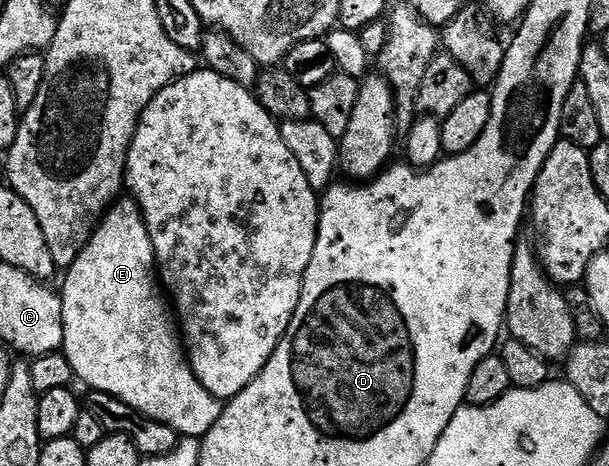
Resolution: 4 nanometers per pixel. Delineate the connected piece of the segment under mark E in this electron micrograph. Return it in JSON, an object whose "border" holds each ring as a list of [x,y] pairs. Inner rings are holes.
{"border":[[[124,196],[113,201],[100,219],[86,248],[82,248],[65,274],[68,275],[64,278],[64,290],[59,291],[64,321],[62,352],[70,360],[73,375],[79,381],[81,378],[88,388],[121,398],[130,404],[132,410],[174,428],[177,434],[185,438],[203,439],[210,428],[214,428],[222,402],[206,392],[206,388],[202,388],[194,376],[188,364],[177,319],[170,313],[165,295],[159,289],[152,290],[152,285],[158,282],[156,253],[144,223],[144,214],[135,198]]]}

